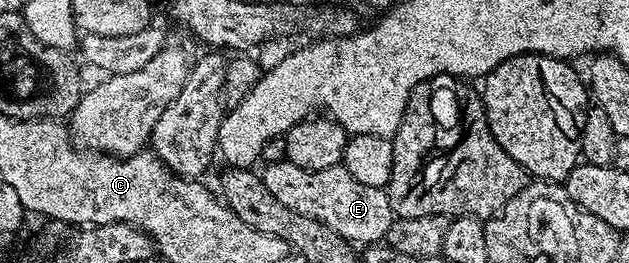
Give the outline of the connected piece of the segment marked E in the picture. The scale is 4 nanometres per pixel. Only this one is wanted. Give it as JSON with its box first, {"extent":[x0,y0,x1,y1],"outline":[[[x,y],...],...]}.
{"extent":[261,159,396,246],"outline":[[[284,159],[261,169],[262,184],[295,216],[307,216],[328,226],[337,236],[342,236],[358,246],[374,246],[385,241],[392,222],[396,219],[385,188],[364,186],[341,166],[328,170],[304,170]]]}

